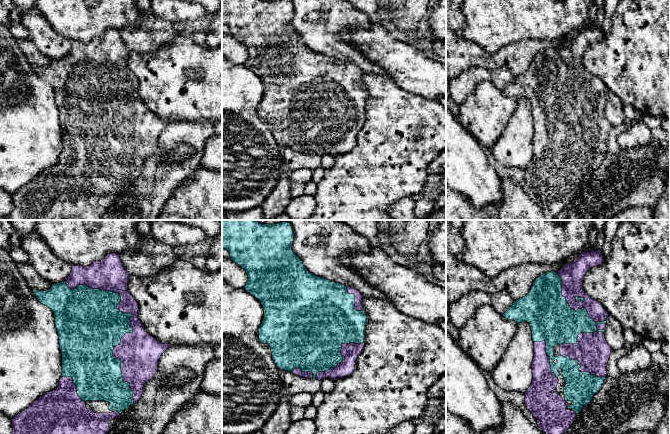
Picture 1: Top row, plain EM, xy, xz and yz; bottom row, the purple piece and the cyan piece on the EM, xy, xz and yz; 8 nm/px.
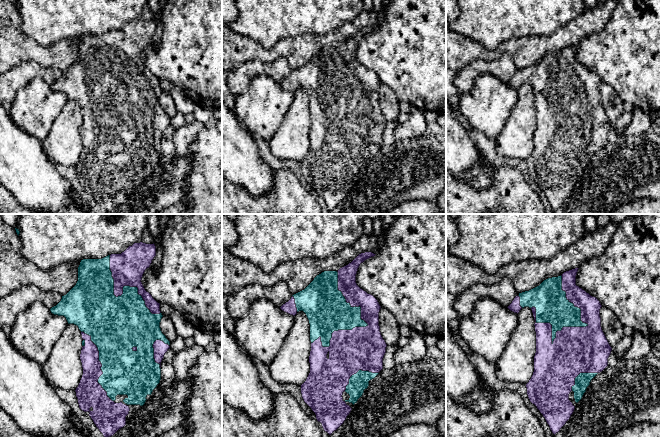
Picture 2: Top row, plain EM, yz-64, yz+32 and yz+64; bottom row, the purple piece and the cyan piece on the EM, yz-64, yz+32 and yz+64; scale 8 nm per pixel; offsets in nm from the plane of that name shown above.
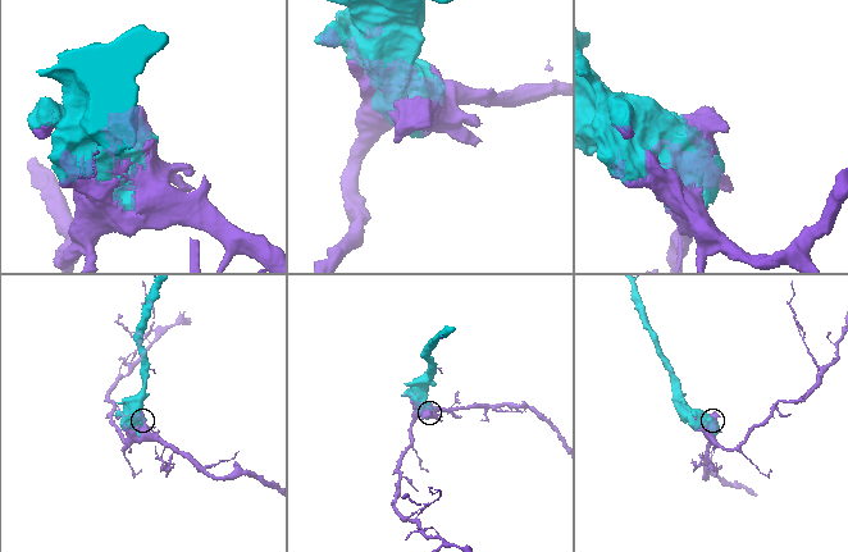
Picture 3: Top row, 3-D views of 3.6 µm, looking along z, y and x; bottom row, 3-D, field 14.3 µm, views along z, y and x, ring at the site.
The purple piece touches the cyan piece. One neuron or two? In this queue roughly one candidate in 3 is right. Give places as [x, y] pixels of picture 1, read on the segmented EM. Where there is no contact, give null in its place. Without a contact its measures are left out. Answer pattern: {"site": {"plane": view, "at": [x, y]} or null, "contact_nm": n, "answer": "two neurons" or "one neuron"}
{"site": {"plane": "xy", "at": [130, 321]}, "contact_nm": 1150, "answer": "one neuron"}

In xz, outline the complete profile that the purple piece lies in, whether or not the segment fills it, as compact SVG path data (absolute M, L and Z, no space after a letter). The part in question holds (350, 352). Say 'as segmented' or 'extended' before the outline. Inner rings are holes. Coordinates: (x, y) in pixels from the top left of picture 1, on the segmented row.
extended | M222 220L222 248L226 249L230 258L238 266L244 269L248 275L248 281L244 289L252 296L257 298L264 308L264 318L259 328L259 340L262 344L269 344L271 347L272 358L276 366L297 376L303 378L315 378L319 381L329 378L343 378L351 375L355 370L355 364L358 356L364 348L365 328L367 324L367 316L364 311L362 294L353 287L346 287L343 284L332 282L325 278L315 276L310 273L304 266L303 261L293 252L292 244L294 241L294 232L292 226L288 222L277 224L261 224L256 220Z

